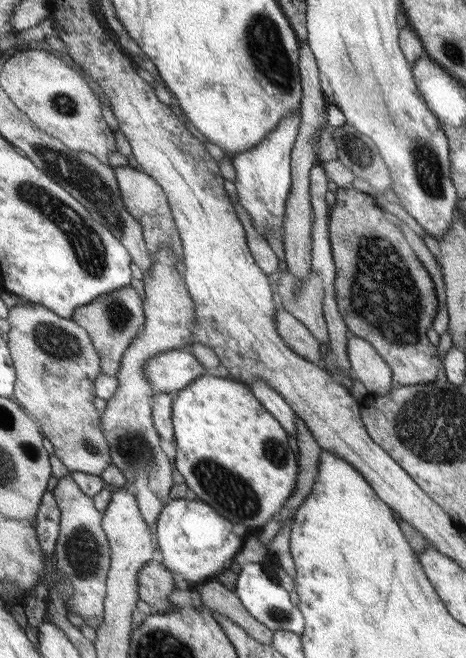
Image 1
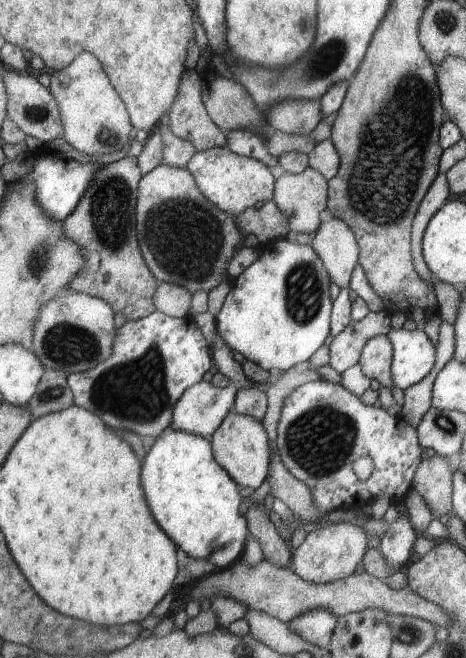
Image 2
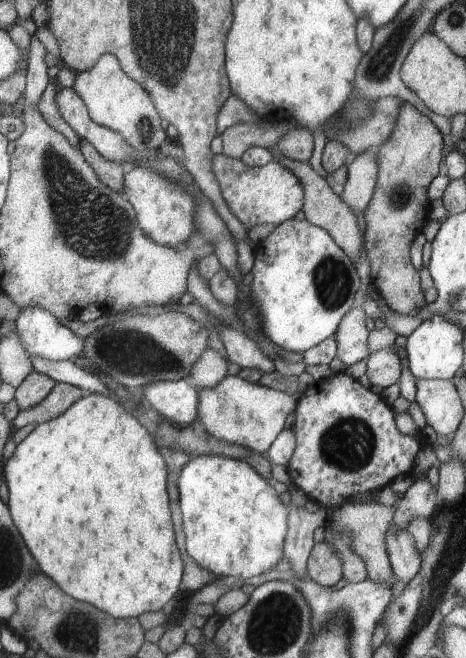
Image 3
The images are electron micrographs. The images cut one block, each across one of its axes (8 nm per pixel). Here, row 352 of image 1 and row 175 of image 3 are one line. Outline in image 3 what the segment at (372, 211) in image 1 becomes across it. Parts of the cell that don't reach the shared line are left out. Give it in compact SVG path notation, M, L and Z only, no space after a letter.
M402 100L394 131L387 141L373 148L378 171L372 197L363 210L365 228L362 235L362 248L370 266L370 285L381 294L389 310L412 317L423 315L425 302L419 288L419 276L409 262L409 244L427 216L427 186L441 174L437 170L443 150L441 138L443 136L427 116Z

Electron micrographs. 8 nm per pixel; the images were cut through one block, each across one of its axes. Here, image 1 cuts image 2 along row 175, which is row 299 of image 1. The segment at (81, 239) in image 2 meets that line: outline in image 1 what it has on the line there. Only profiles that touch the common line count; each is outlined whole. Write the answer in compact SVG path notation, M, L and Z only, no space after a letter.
M130 285L101 294L89 304L79 307L74 311L71 320L86 330L101 359L102 373L107 376L114 376L117 373L127 346L131 345L146 322L142 301Z

